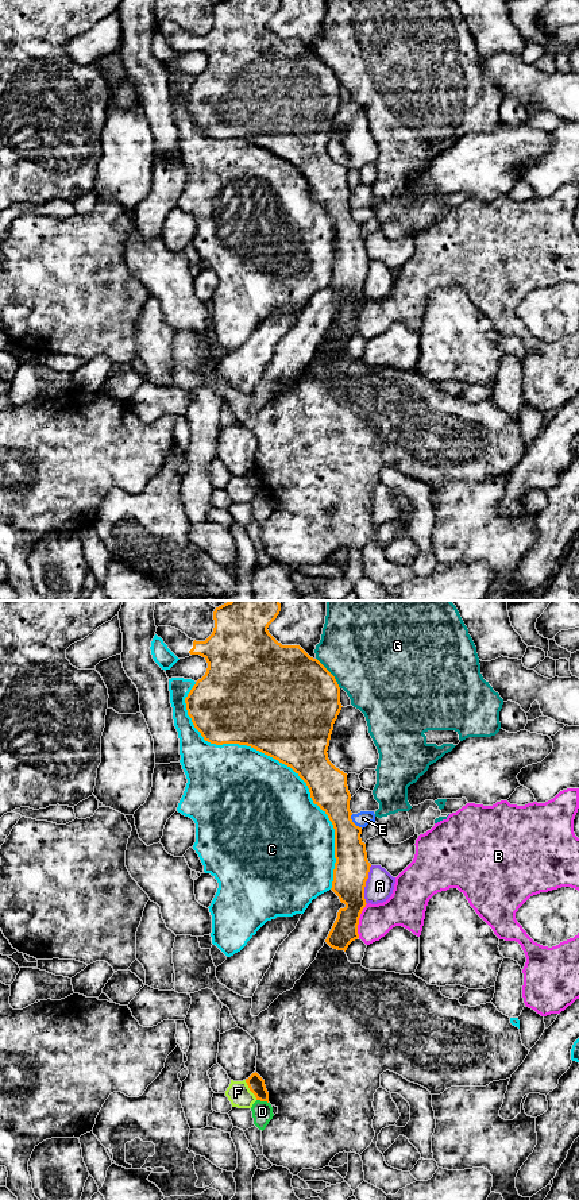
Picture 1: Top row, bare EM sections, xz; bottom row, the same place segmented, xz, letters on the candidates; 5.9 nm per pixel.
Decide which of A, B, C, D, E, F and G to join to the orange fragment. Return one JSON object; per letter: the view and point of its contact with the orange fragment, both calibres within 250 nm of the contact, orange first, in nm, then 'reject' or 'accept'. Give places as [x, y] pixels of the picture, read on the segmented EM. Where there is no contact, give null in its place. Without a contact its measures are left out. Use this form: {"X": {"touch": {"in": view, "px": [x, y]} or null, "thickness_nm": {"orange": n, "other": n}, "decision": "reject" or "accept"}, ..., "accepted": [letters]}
{"A": {"touch": {"in": "xz", "px": [365, 884]}, "thickness_nm": {"orange": 200, "other": 170}, "decision": "reject"}, "B": {"touch": {"in": "xz", "px": [358, 921]}, "thickness_nm": {"orange": 190, "other": 200}, "decision": "reject"}, "C": {"touch": {"in": "xz", "px": [280, 761]}, "thickness_nm": {"orange": 480, "other": 500}, "decision": "reject"}, "D": {"touch": {"in": "xz", "px": [262, 1100]}, "thickness_nm": {"orange": 100, "other": 130}, "decision": "reject"}, "E": {"touch": {"in": "xz", "px": [352, 822]}, "thickness_nm": {"orange": 220, "other": 90}, "decision": "reject"}, "F": {"touch": {"in": "xz", "px": [250, 1089]}, "thickness_nm": {"orange": 100, "other": 140}, "decision": "reject"}, "G": {"touch": {"in": "xz", "px": [329, 672]}, "thickness_nm": {"orange": 500, "other": 500}, "decision": "reject"}, "accepted": []}

